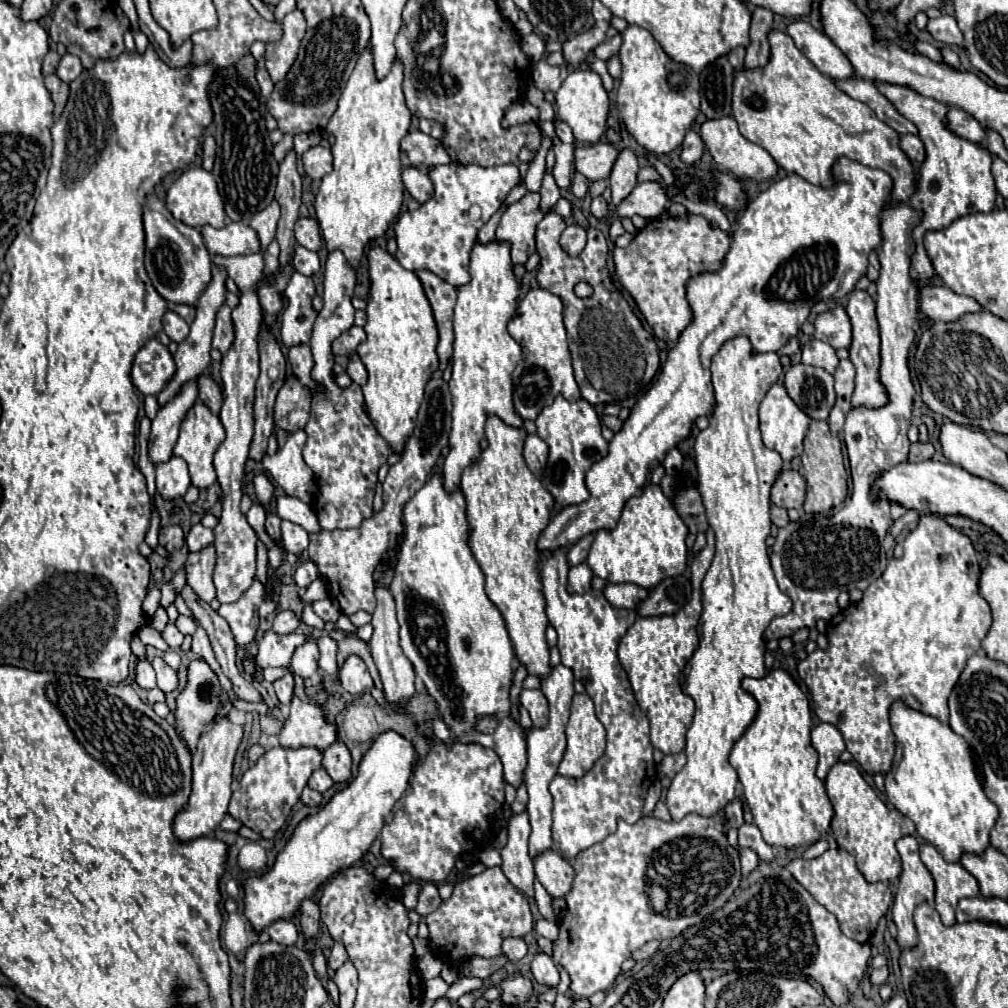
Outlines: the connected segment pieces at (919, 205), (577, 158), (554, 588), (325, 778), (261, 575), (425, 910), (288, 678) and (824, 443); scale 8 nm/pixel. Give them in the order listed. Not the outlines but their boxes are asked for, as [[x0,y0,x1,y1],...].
[[876,83,996,291],[574,143,618,181],[540,549,656,859],[308,767,334,793],[256,540,267,585],[416,883,442,917],[274,675,294,705],[802,421,848,513]]

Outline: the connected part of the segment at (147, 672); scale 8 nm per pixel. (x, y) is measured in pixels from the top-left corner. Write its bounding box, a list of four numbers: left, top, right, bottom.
[136,661,156,691]

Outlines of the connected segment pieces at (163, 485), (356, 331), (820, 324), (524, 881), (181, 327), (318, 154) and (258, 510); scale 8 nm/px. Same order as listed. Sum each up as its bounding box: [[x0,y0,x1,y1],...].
[[156,457,190,501],[332,327,366,355],[814,307,852,349],[500,813,534,898],[162,311,188,343],[304,147,332,181],[246,503,272,547]]

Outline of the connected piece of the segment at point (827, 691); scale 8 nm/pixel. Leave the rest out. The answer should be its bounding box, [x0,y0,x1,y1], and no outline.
[798,515,992,775]

